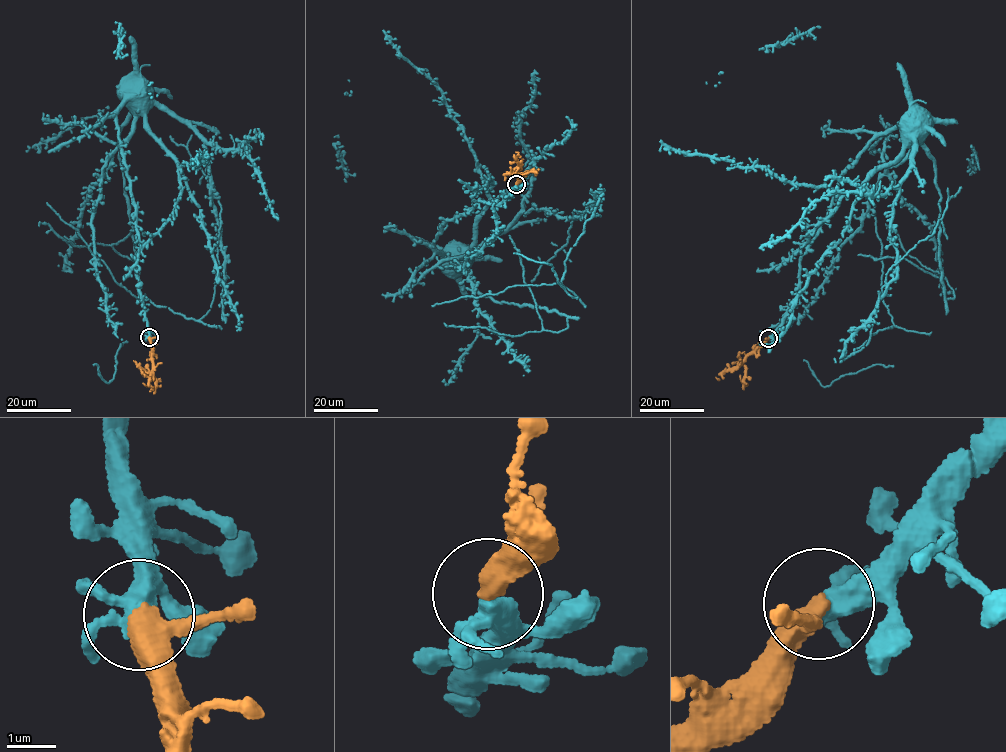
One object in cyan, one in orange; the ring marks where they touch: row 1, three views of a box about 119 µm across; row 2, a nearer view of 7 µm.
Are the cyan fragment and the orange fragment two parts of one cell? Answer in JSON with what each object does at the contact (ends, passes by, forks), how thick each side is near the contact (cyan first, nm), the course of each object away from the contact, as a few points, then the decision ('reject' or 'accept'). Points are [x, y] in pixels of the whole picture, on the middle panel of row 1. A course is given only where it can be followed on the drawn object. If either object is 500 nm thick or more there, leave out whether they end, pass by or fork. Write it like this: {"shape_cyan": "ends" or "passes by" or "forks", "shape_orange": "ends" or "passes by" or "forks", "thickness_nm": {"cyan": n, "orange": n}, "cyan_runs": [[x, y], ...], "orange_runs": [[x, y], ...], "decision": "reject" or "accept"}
{"shape_cyan": "forks", "shape_orange": "passes by", "thickness_nm": {"cyan": 320, "orange": 360}, "cyan_runs": [[516, 185], [499, 204], [480, 198], [465, 214], [442, 221], [433, 243], [436, 251], [442, 253], [454, 245]], "orange_runs": [[516, 184], [520, 178], [518, 166], [517, 172], [533, 171], [521, 175]], "decision": "accept"}

